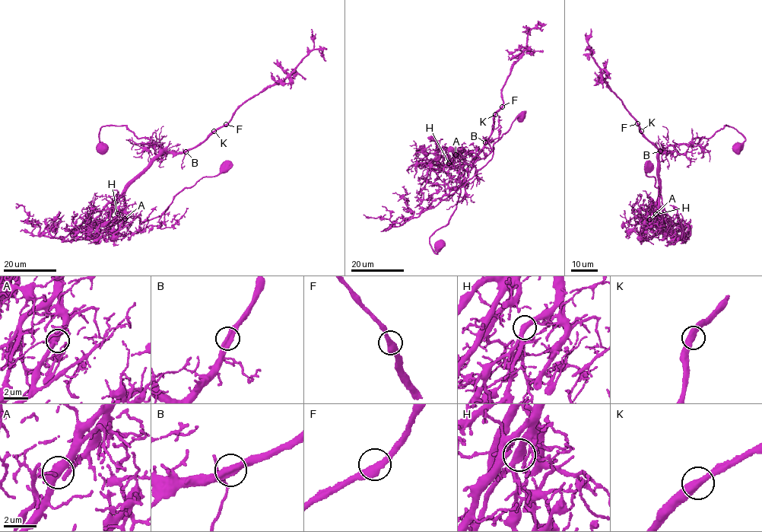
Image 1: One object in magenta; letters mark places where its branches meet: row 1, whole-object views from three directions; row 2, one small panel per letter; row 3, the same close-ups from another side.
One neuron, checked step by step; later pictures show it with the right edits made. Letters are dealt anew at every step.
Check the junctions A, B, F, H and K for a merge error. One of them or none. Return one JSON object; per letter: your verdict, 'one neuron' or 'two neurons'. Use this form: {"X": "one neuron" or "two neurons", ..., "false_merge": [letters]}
{"A": "one neuron", "B": "one neuron", "F": "one neuron", "H": "two neurons", "K": "one neuron", "false_merge": ["H"]}

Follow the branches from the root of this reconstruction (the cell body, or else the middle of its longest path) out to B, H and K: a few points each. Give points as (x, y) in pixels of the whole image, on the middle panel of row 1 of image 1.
B: (438, 246), (436, 254), (429, 238), (447, 224), (455, 208), (465, 183), (463, 159), (474, 156), (485, 142)
H: (438, 246), (436, 254), (429, 238), (455, 208), (465, 183), (465, 151), (449, 164)
K: (438, 246), (436, 254), (429, 238), (447, 224), (455, 208), (465, 183), (463, 159), (481, 149), (495, 114)

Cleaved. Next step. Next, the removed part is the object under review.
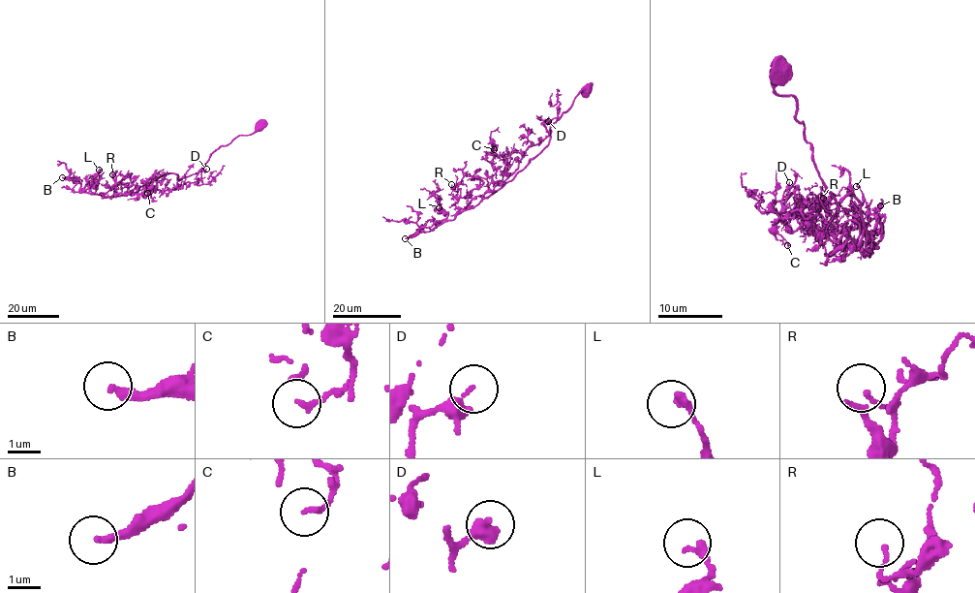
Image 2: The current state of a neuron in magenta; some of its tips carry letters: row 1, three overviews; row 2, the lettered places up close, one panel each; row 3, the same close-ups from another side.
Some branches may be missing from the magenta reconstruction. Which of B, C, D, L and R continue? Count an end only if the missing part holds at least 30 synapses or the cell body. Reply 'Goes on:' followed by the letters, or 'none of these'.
Goes on: B

